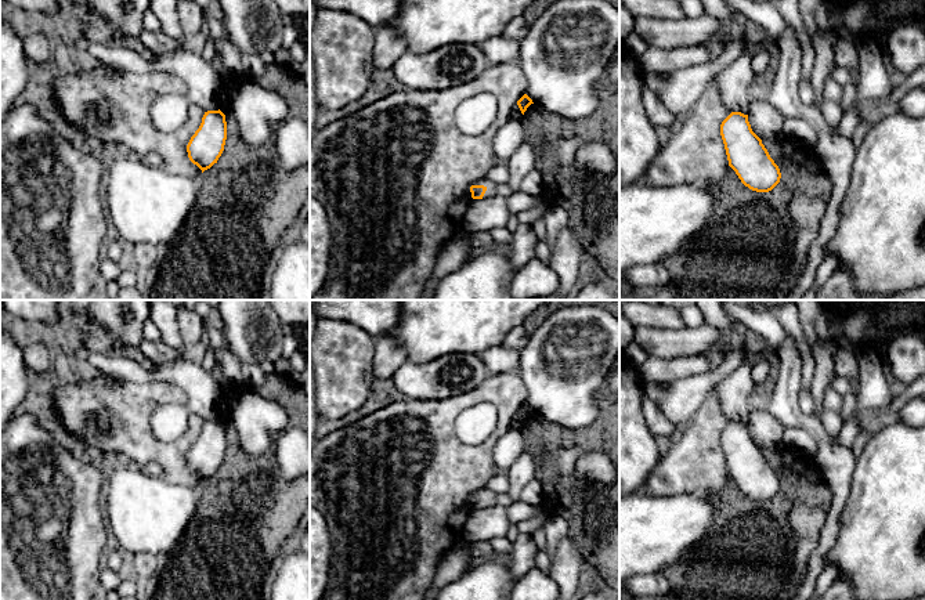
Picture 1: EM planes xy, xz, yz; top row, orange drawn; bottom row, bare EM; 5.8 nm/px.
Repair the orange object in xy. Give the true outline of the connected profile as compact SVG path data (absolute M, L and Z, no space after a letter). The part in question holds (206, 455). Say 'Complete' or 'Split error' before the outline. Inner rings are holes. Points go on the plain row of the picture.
Complete. M220 419L205 422L199 438L187 455L189 470L203 482L217 473L224 460L225 449L225 424Z

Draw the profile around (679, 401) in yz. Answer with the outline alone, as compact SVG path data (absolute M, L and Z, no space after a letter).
M744 344L731 351L727 359L708 372L675 380L668 384L647 383L644 391L662 413L676 426L687 426L715 386L745 361Z

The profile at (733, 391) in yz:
M744 361L715 386L712 394L718 397L723 412L731 422L748 424L751 413L748 398L754 387L752 364Z

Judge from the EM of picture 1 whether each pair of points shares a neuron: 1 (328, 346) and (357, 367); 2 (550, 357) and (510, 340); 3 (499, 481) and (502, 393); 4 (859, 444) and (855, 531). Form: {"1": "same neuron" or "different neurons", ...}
{"1": "same neuron", "2": "different neurons", "3": "different neurons", "4": "different neurons"}

